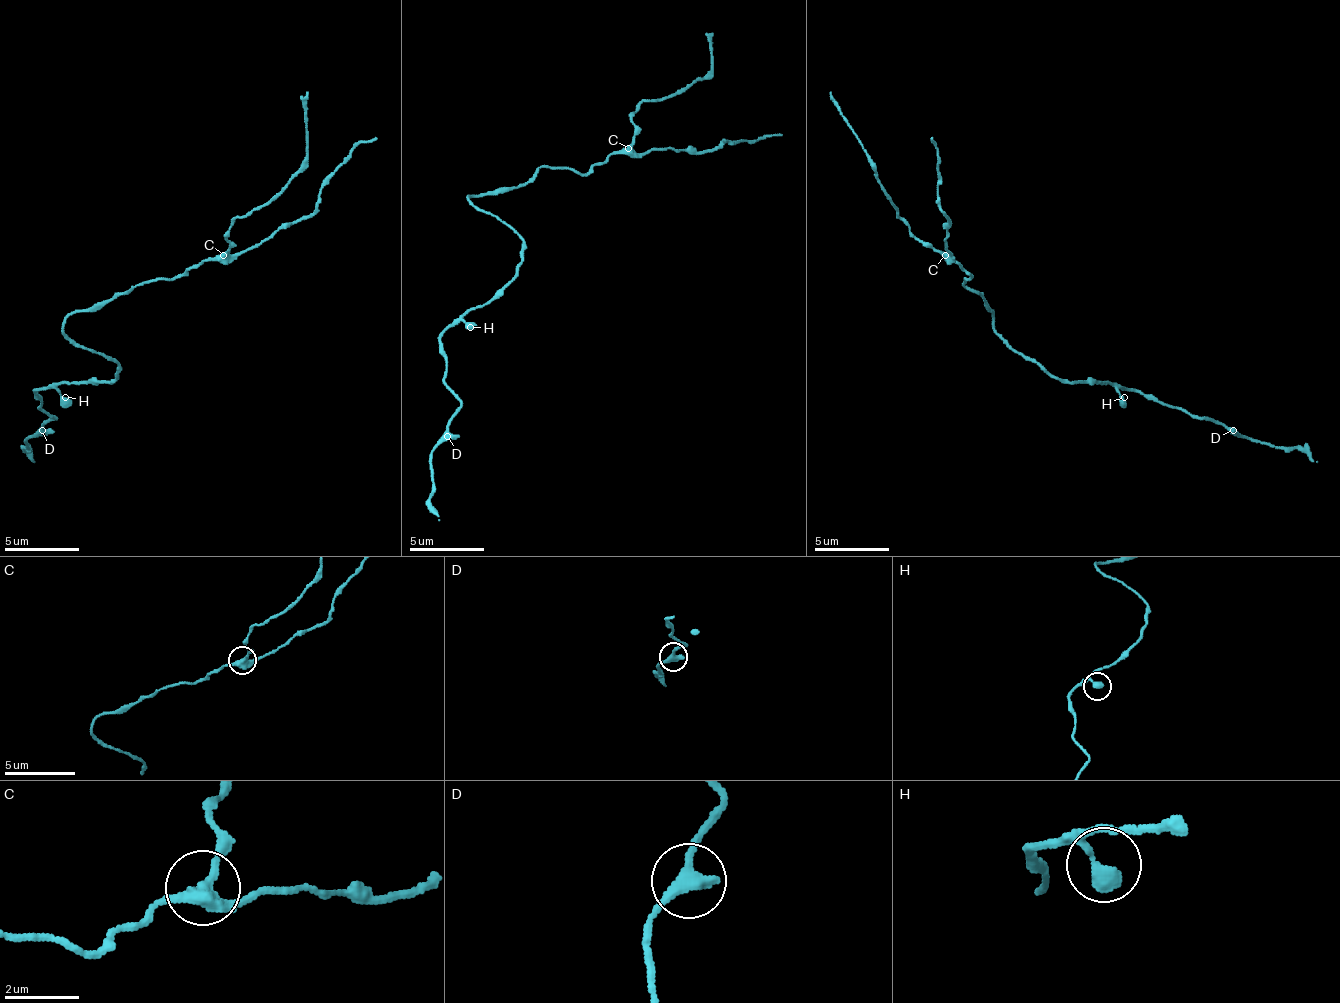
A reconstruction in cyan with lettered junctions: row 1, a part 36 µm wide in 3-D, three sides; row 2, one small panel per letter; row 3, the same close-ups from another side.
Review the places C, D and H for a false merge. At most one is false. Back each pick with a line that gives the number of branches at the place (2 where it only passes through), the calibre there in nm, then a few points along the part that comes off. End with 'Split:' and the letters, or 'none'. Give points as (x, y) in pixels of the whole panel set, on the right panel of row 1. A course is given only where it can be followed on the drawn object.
C: 3 | 320 nm | (944, 254), (925, 246), (899, 216), (831, 92)
Split: C

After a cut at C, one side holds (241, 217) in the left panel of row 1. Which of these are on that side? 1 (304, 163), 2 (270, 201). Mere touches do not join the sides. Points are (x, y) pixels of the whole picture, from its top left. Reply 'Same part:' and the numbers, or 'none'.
Same part: 1, 2

